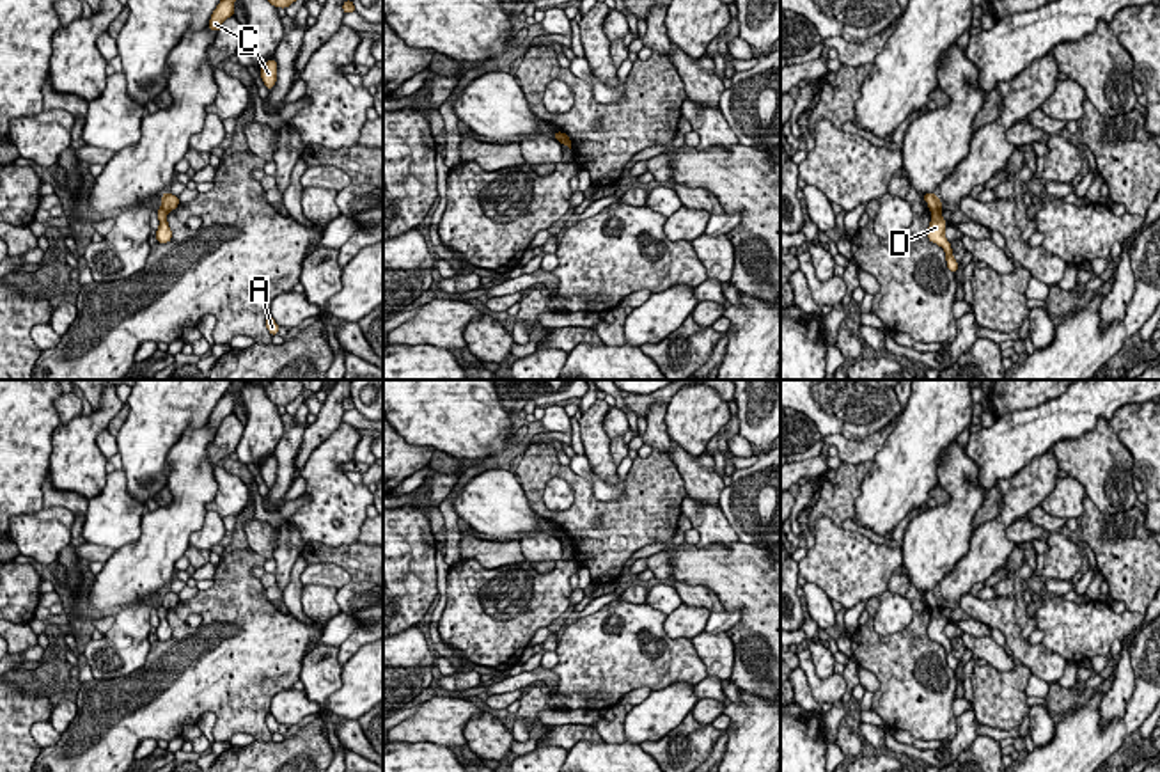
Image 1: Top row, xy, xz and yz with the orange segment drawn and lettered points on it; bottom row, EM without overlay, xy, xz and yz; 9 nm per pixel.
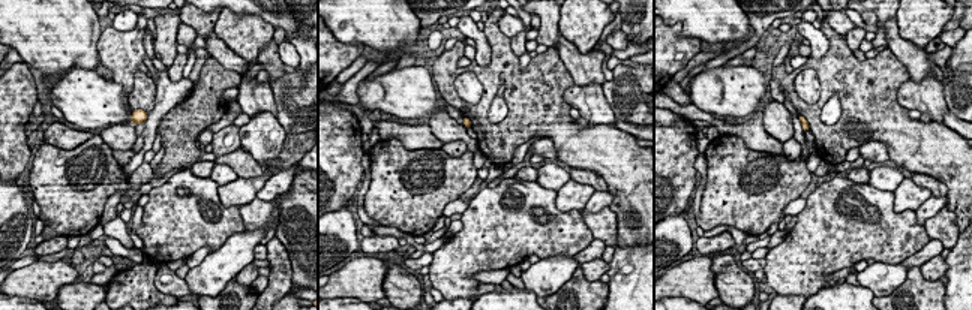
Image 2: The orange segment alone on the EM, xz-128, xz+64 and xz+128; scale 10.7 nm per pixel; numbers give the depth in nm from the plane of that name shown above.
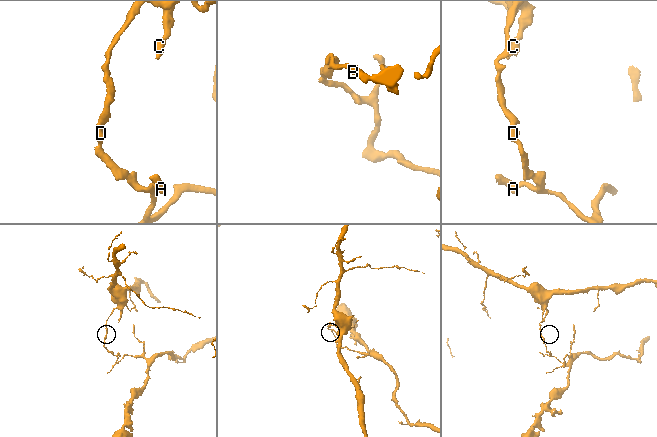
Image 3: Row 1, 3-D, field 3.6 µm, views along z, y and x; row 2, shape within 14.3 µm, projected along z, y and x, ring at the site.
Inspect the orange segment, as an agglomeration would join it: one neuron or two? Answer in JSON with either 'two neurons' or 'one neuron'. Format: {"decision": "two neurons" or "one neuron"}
{"decision": "two neurons"}

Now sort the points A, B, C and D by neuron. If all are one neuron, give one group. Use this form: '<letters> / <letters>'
A D / B C

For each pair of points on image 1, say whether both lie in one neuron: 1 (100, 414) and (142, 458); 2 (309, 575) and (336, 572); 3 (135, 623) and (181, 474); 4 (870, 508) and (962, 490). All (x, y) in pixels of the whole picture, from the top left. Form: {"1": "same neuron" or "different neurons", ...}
{"1": "different neurons", "2": "same neuron", "3": "different neurons", "4": "different neurons"}

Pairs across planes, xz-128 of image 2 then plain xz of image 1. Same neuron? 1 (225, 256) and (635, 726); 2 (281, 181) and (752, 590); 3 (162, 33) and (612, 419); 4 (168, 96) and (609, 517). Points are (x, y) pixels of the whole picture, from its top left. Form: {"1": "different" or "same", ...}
{"1": "same", "2": "different", "3": "different", "4": "different"}

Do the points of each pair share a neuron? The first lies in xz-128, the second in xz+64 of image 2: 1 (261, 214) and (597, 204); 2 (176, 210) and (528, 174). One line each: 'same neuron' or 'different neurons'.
1: different neurons
2: different neurons

